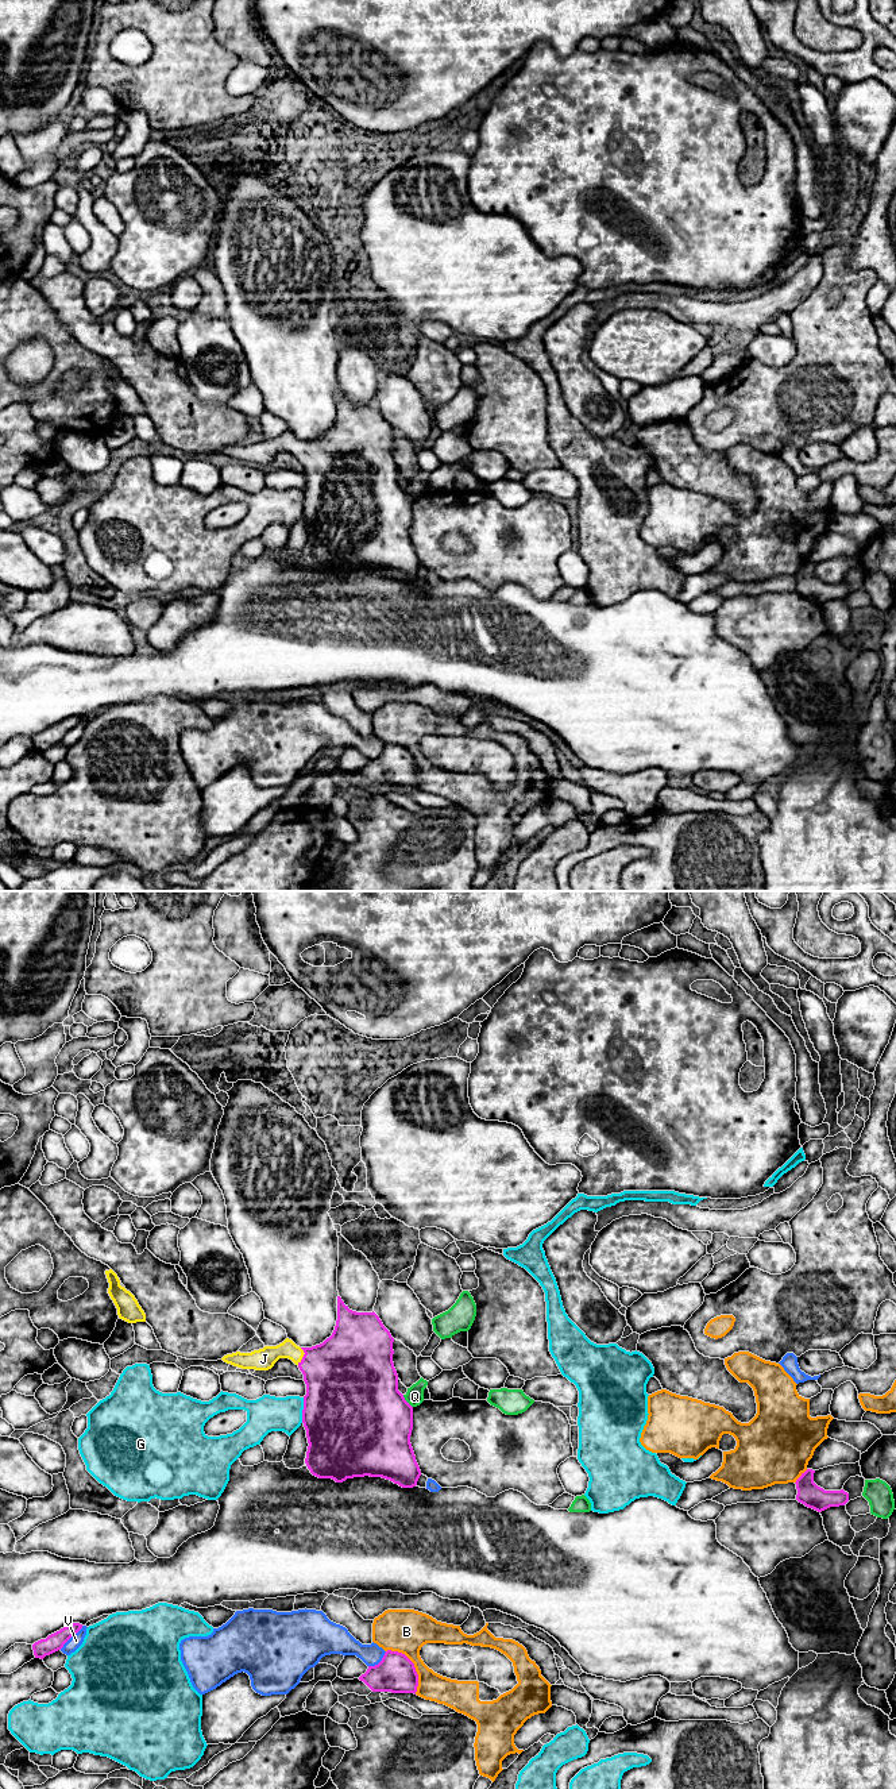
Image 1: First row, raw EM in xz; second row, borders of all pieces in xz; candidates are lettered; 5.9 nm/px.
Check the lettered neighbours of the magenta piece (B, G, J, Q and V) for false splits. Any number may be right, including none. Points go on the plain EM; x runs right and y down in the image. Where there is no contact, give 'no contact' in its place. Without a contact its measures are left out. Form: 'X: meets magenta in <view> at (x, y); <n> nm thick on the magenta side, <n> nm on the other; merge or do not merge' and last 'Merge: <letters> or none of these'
B: meets magenta in xz at (413, 758); 240 nm thick on the magenta side, 260 nm on the other; do not merge
G: meets magenta in xz at (302, 502); 500 nm thick on the magenta side, 220 nm on the other; do not merge
J: meets magenta in xz at (304, 448); 440 nm thick on the magenta side, 130 nm on the other; merge
Q: meets magenta in xz at (406, 494); 500 nm thick on the magenta side, 110 nm on the other; do not merge
V: meets magenta in xz at (70, 729); 110 nm thick on the magenta side, 80 nm on the other; do not merge
Merge: J

